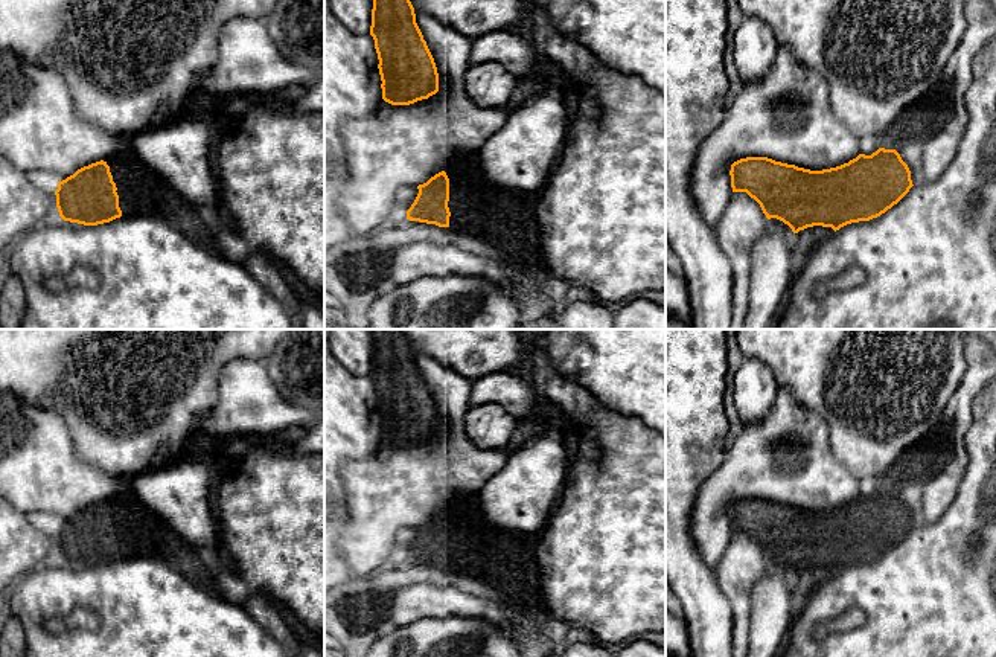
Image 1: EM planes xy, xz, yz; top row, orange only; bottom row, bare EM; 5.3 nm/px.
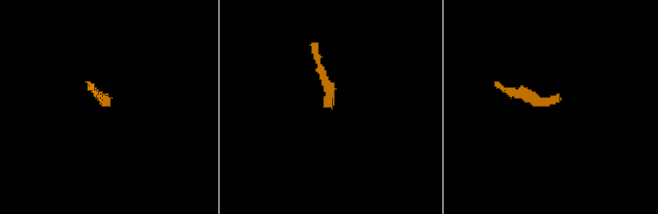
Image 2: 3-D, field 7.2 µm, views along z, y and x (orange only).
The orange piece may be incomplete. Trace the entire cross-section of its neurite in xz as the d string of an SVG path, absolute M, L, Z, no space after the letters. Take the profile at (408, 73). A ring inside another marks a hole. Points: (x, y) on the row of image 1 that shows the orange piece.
M373 0L370 35L385 102L410 105L439 91L437 67L410 0Z

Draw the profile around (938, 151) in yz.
M941 128L923 142L921 174L924 183L932 183L943 175L956 155L959 134Z

